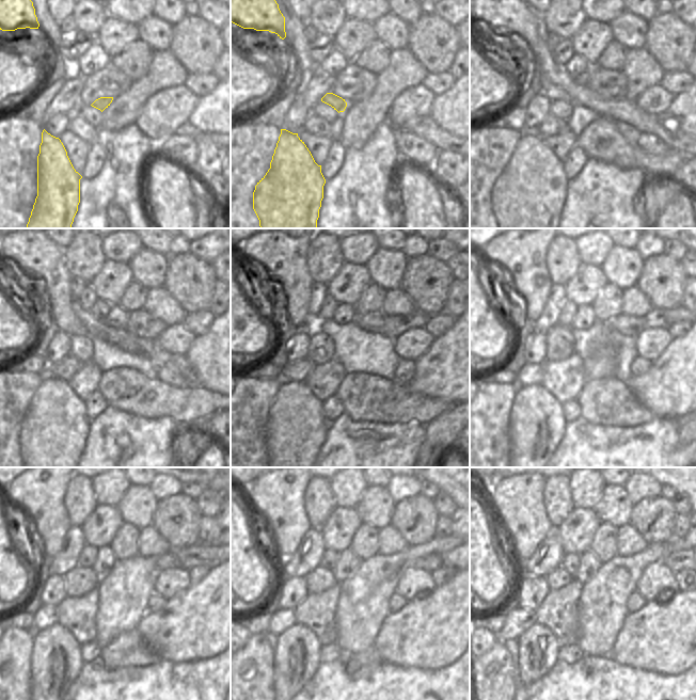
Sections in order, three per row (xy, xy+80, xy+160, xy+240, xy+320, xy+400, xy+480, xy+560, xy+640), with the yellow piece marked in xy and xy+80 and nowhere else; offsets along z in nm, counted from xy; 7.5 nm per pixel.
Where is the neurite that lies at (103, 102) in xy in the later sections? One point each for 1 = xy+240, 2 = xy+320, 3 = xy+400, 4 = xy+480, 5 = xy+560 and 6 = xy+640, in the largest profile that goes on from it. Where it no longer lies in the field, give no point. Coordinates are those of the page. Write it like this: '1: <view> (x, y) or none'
1: xy+240 (32, 251)
2: xy+320 (284, 257)
3: xy+400 (521, 254)
4: xy+480 (40, 491)
5: xy+560 (278, 494)
6: xy+640 (518, 500)

